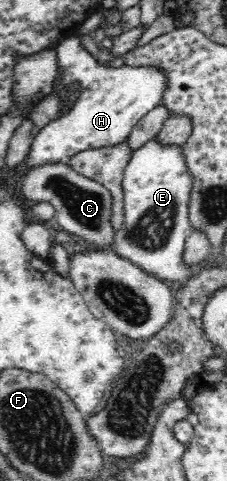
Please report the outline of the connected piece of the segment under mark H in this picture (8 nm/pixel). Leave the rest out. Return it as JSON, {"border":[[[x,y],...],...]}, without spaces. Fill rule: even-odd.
{"border":[[[62,38],[55,47],[57,52],[60,82],[65,85],[79,83],[82,90],[75,98],[67,113],[51,120],[32,139],[25,167],[45,163],[69,163],[69,159],[80,151],[91,148],[108,148],[127,142],[140,119],[161,103],[165,74],[155,68],[105,68],[98,64],[98,52],[88,51],[79,42],[79,38]]]}

